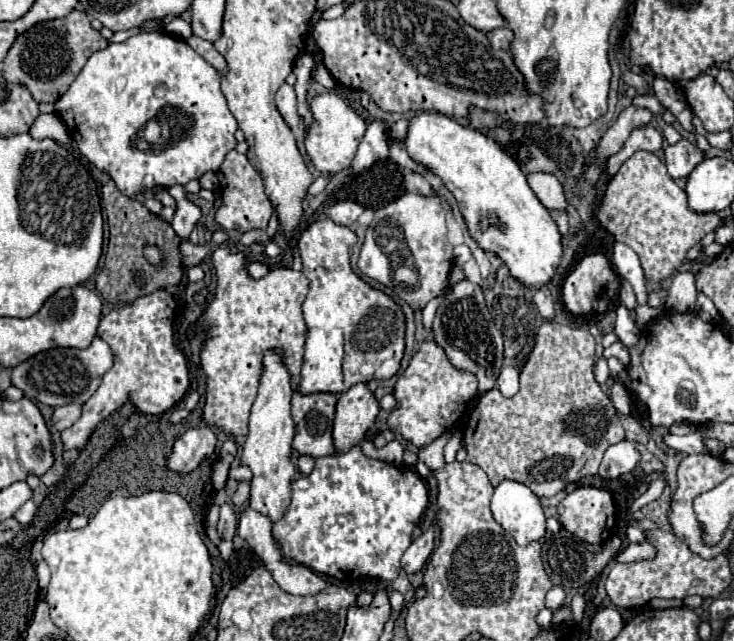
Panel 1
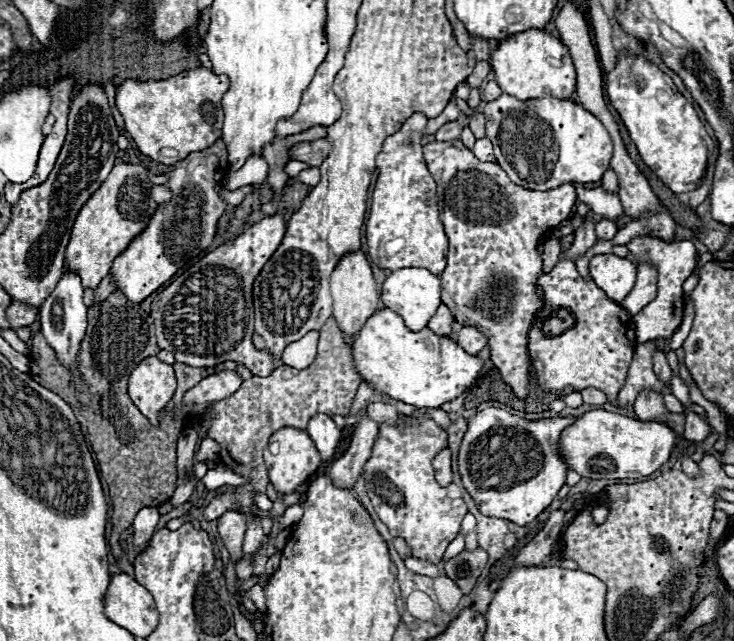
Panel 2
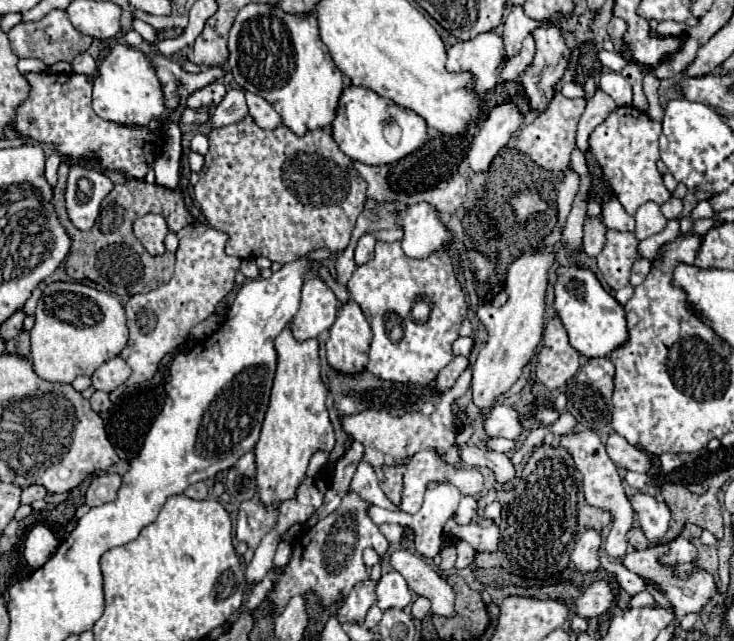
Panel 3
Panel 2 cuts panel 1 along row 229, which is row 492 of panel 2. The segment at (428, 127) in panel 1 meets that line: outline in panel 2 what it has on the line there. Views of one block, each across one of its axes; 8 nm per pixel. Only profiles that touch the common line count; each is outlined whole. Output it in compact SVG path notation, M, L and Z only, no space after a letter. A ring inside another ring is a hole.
M486 408L472 416L468 420L468 430L462 438L460 452L458 452L458 472L462 478L464 488L476 502L478 510L486 516L494 518L504 518L510 520L518 526L526 526L532 522L542 510L546 510L552 500L556 498L558 490L566 484L566 464L562 458L558 458L556 444L560 438L560 432L570 426L576 418L566 416L566 418L552 418L552 420L524 420L518 416L508 414L506 410L500 408Z

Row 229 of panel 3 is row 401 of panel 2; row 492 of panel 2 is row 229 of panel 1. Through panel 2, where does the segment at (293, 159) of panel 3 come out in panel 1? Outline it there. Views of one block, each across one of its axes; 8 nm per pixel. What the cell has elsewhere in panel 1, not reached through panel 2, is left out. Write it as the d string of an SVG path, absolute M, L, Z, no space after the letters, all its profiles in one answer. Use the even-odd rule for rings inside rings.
M236 150L228 152L228 156L224 158L224 162L218 170L218 178L220 178L222 204L214 214L216 224L220 228L224 228L226 232L228 230L248 232L248 230L254 230L254 228L266 228L268 220L272 216L272 202L264 192L264 182L260 178L260 174L252 168L246 154L238 154Z

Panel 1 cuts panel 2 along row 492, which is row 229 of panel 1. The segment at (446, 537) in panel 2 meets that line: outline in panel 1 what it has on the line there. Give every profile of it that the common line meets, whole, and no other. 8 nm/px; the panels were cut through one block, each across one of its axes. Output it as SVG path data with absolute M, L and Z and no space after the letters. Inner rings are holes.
M408 192L402 194L402 198L386 204L374 214L372 224L366 230L358 268L366 276L382 284L388 292L406 300L414 310L424 308L434 296L440 296L444 292L450 270L454 266L452 244L446 238L446 212L448 204L444 204L444 200L436 192L428 196ZM394 256L410 256L410 264L404 260L398 262ZM398 266L408 266L410 272L414 272L414 282L410 282L410 286L394 280Z

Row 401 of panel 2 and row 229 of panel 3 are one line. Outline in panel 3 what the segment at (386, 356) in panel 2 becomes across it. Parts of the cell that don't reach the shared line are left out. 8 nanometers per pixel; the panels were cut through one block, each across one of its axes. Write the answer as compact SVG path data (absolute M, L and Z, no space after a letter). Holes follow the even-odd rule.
M418 202L404 210L394 210L392 216L404 232L400 244L408 258L428 258L440 250L450 250L454 232L444 226L432 204Z

